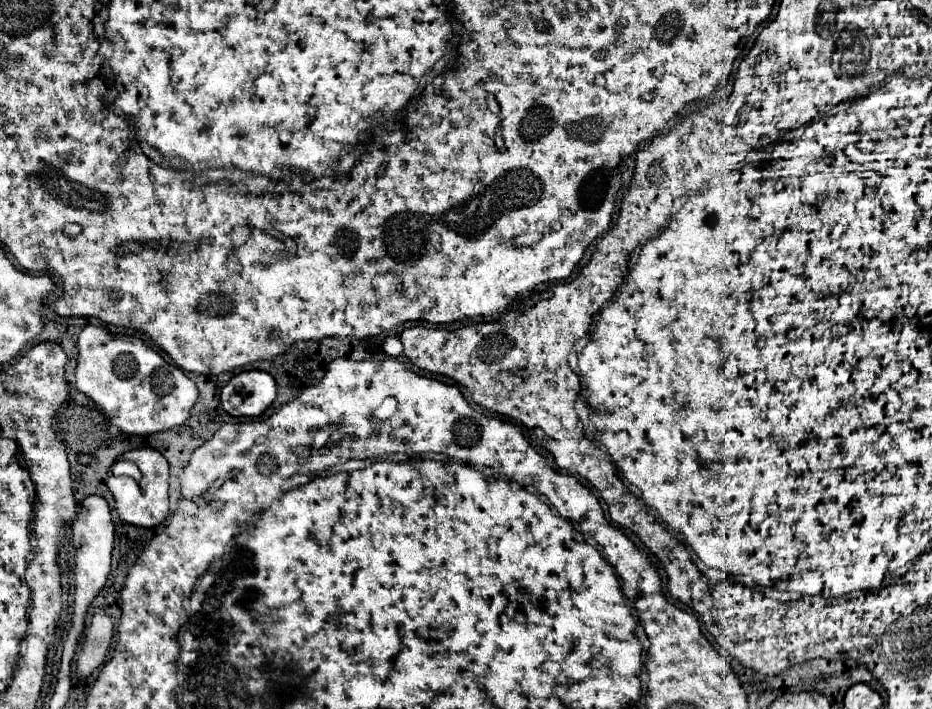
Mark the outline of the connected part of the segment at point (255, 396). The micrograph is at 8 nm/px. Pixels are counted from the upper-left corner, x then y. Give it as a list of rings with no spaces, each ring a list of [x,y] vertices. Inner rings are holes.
[[[250,370],[234,376],[220,392],[222,408],[230,416],[260,416],[276,398],[276,382],[264,370]],[[240,394],[244,398],[240,408],[232,408],[228,398]]]

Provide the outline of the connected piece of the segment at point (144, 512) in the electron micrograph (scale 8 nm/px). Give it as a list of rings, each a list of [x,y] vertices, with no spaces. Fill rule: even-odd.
[[[140,448],[140,450],[132,450],[122,454],[118,460],[128,460],[134,462],[140,472],[142,472],[142,480],[138,482],[140,486],[140,496],[134,500],[122,500],[118,506],[118,516],[122,522],[128,522],[132,526],[142,526],[142,528],[152,528],[158,526],[166,520],[168,514],[168,482],[170,482],[170,468],[168,468],[168,460],[152,448]]]

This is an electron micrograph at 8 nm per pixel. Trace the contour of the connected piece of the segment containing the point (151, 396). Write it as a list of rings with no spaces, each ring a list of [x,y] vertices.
[[[86,326],[78,336],[76,390],[92,398],[108,420],[126,434],[154,434],[184,424],[198,398],[196,384],[140,338],[122,338],[102,326]]]

